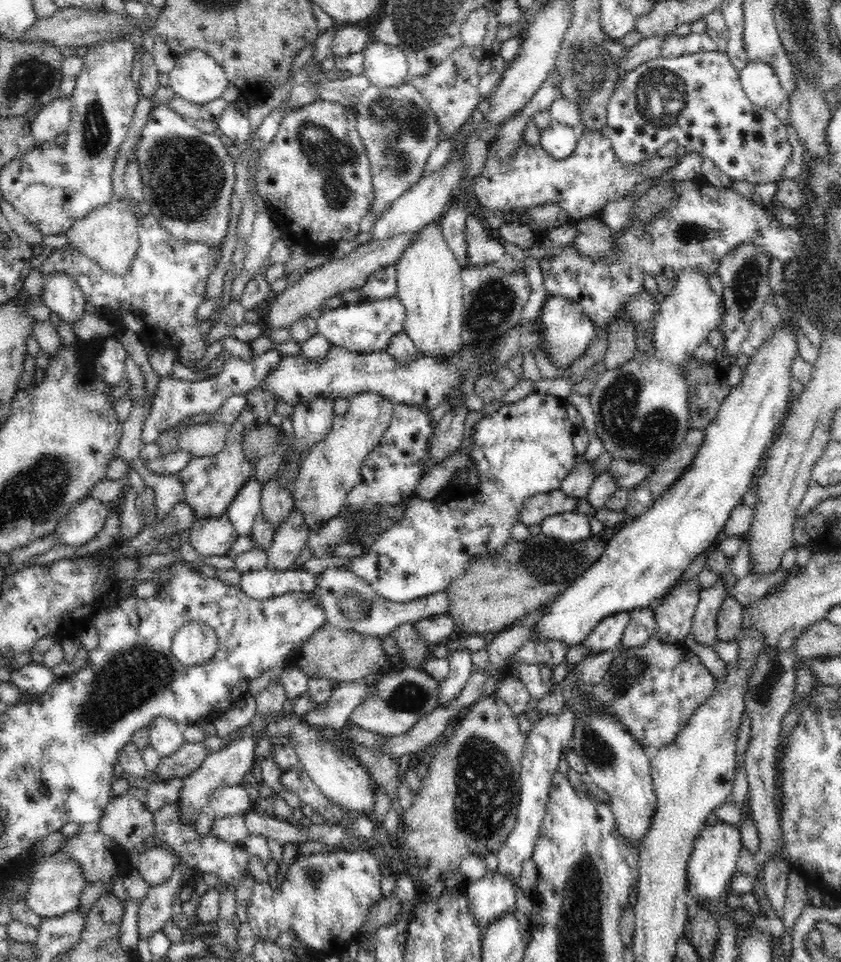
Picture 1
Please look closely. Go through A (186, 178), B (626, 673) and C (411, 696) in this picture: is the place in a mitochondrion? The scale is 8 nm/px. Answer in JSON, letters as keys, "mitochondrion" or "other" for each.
{"A":"mitochondrion","B":"mitochondrion","C":"mitochondrion"}

